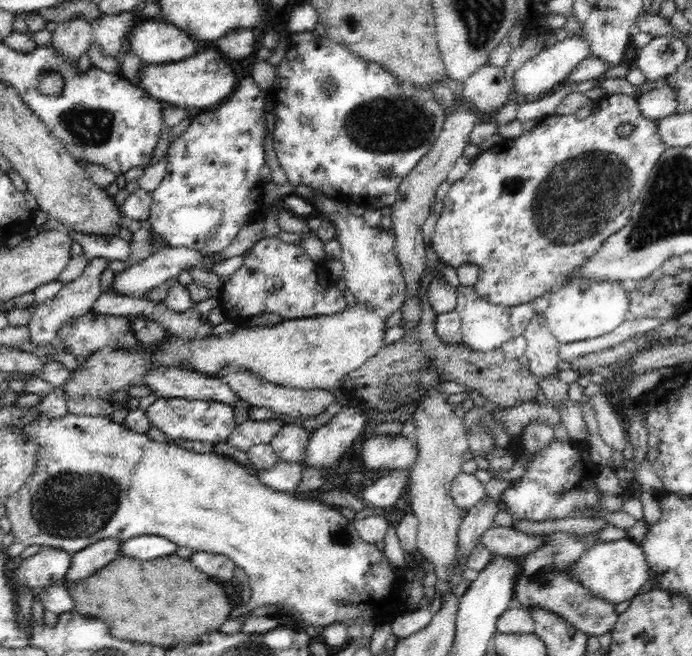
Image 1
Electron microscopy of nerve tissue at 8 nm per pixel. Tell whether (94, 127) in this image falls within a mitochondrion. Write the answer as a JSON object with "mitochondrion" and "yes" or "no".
{"mitochondrion":"yes"}

